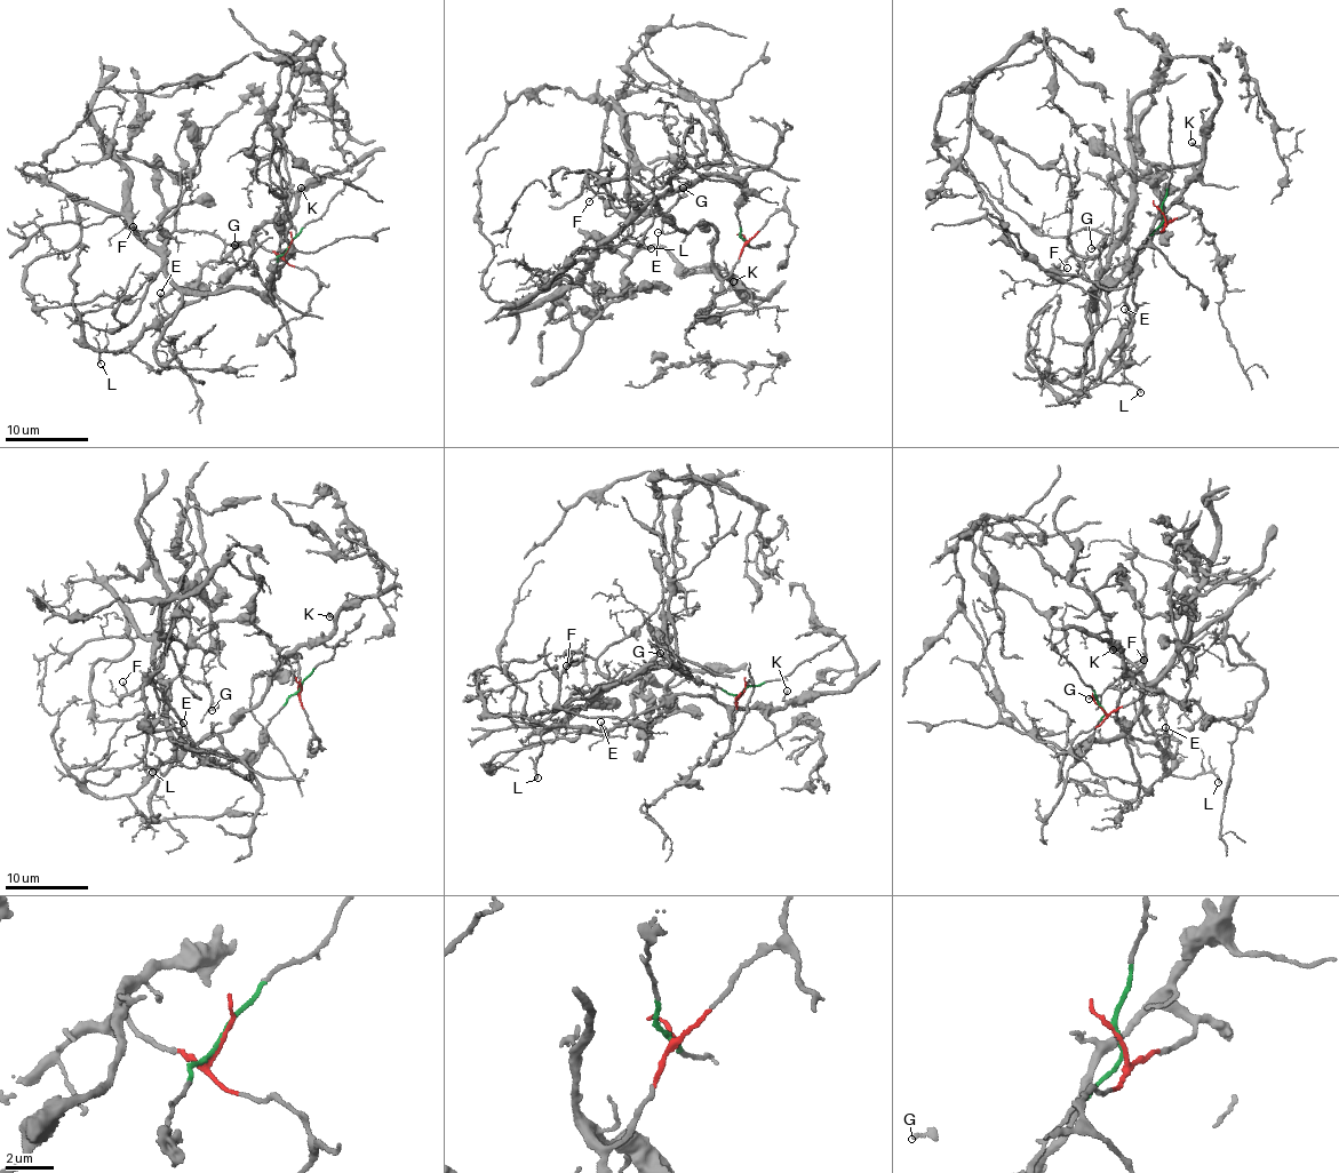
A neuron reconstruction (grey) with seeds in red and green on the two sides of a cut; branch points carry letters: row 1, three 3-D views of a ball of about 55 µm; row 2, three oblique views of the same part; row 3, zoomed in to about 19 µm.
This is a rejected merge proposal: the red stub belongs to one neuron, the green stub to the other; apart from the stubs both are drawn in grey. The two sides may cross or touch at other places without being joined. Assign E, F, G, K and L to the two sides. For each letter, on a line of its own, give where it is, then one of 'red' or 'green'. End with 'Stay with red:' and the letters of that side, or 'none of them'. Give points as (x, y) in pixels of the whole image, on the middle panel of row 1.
E: (658, 232) | red
F: (589, 201) | green
G: (683, 188) | green
K: (733, 281) | red
L: (651, 248) | red
Stay with red: E, K, L

